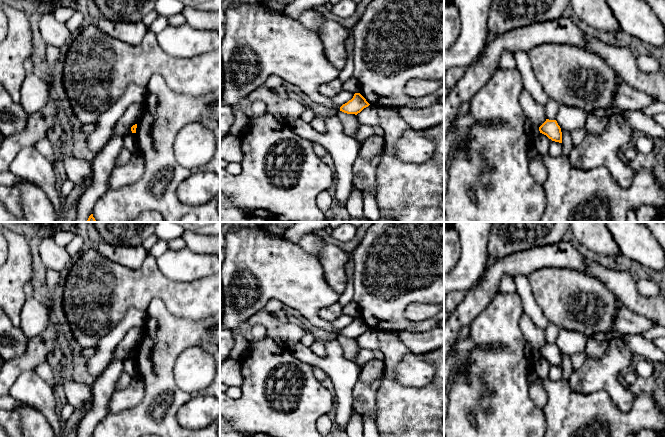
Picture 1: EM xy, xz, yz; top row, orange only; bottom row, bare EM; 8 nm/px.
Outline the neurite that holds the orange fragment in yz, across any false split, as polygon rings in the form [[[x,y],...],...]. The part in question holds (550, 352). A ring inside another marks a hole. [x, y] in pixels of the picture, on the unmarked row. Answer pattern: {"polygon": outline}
{"polygon": [[[546,343],[546,345],[539,351],[539,355],[552,365],[562,367],[561,352],[556,344]]]}

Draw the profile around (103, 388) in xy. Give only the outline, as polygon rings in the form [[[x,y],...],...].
[[[114,360],[95,379],[92,384],[94,395],[92,407],[79,423],[76,437],[93,437],[96,425],[110,414],[108,404],[116,391],[116,382],[123,371],[123,360]]]

